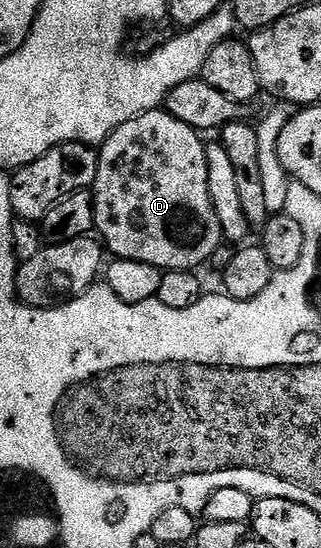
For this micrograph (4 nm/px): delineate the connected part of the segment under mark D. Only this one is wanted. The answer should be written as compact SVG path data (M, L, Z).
M166 109L141 113L141 117L133 117L133 121L125 121L116 131L98 148L99 164L97 177L93 188L95 201L95 231L101 240L102 246L111 251L115 259L144 262L157 270L164 271L195 271L199 266L210 264L213 253L224 242L223 230L217 221L217 213L213 213L213 201L209 197L209 165L207 164L207 143L200 132L195 131L185 121L177 121Z

